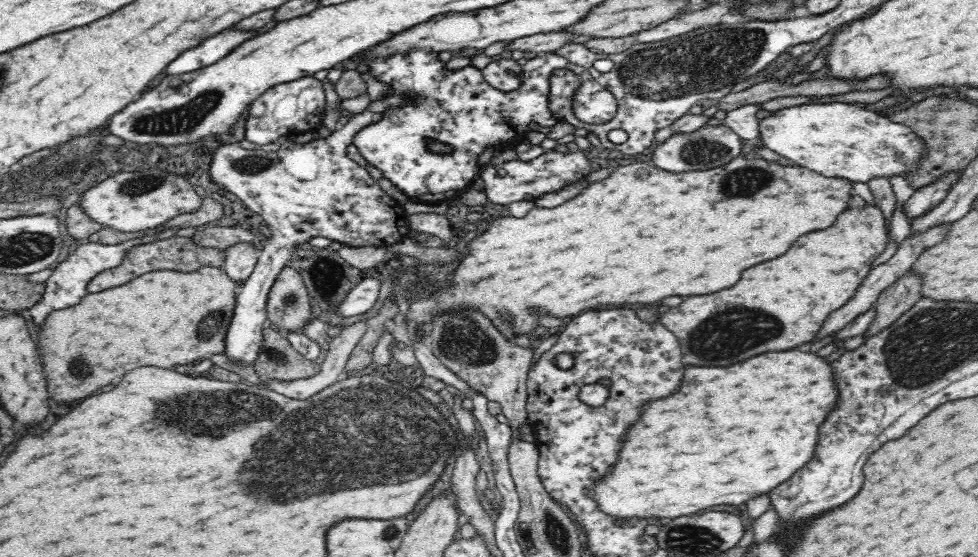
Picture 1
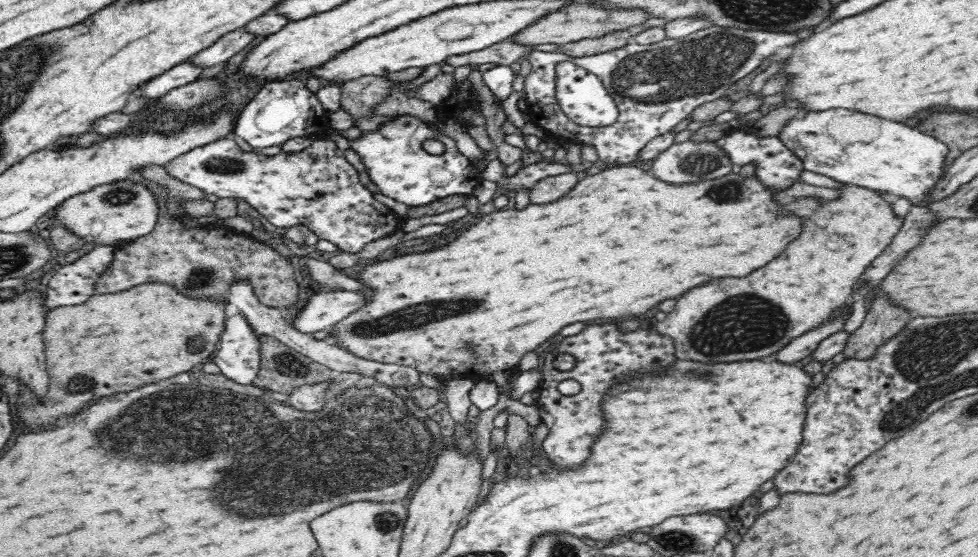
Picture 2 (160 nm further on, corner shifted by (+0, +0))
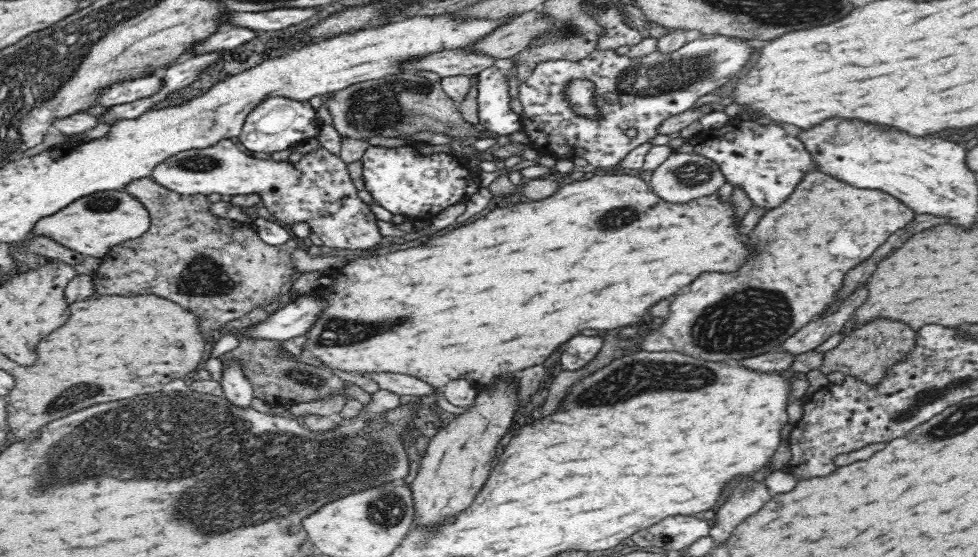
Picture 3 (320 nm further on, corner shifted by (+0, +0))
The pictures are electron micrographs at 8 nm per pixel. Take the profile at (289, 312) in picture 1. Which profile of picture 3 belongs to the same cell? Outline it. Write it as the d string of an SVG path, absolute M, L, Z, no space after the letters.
M148 177L134 180L122 190L136 197L147 209L150 226L142 236L117 244L103 256L92 276L96 293L126 297L156 294L194 313L198 317L200 332L206 334L214 333L230 320L238 320L258 306L272 304L293 282L292 252L297 247L295 239L281 245L268 245L260 239L251 224L212 214L212 202L206 195L180 195Z

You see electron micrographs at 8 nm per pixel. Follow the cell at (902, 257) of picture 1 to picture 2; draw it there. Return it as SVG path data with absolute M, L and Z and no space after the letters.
M848 315L832 319L829 323L820 326L820 328L808 331L808 334L792 340L788 346L784 346L780 352L774 354L774 360L782 362L782 364L794 364L796 360L802 360L802 358L810 356L824 338L842 331L842 324L846 322L846 318L848 318Z

